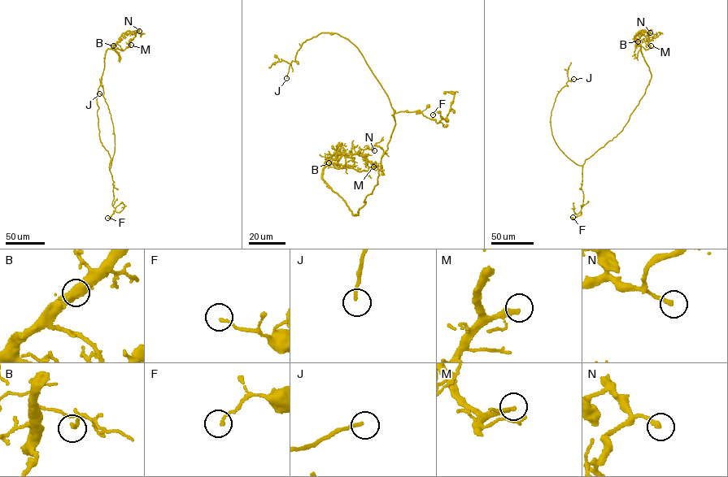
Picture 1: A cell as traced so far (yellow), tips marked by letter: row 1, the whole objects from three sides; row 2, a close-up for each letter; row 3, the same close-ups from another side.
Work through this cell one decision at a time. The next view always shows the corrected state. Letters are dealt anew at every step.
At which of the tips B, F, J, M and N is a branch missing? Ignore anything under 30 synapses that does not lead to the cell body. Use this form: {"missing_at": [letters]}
{"missing_at": ["J", "M"]}

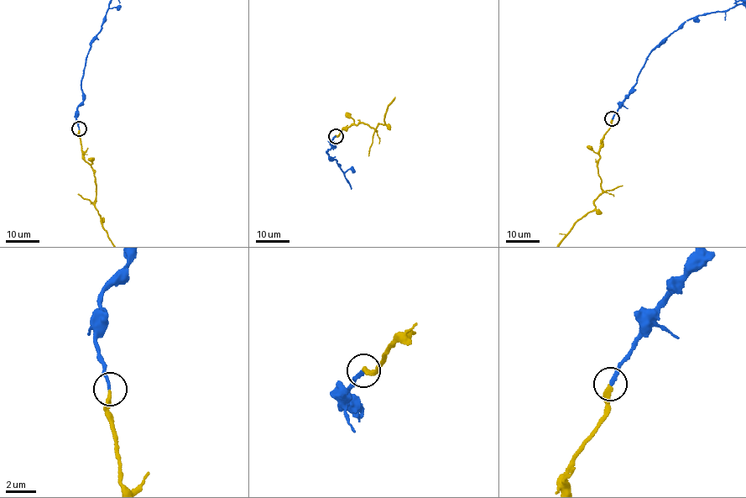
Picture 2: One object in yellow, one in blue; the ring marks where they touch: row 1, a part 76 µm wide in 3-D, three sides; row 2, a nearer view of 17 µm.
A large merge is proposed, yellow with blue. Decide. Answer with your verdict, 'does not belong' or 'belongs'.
belongs

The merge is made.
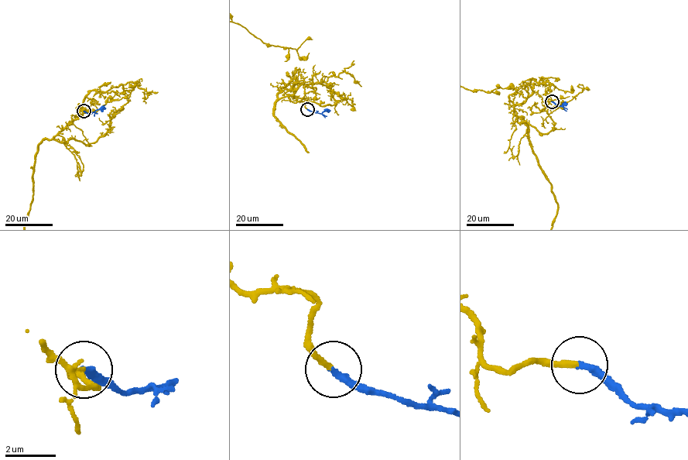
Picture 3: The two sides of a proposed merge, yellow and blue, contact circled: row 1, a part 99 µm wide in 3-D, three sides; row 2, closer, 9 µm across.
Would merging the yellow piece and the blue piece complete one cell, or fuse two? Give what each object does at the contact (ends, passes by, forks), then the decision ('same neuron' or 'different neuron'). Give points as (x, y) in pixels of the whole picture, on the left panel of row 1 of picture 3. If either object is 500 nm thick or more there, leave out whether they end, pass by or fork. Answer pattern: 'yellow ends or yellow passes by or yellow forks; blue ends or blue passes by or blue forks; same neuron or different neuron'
yellow ends; blue ends; same neuron

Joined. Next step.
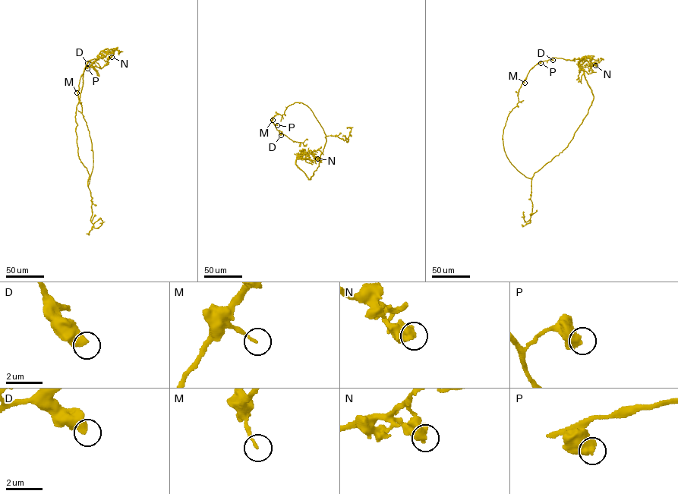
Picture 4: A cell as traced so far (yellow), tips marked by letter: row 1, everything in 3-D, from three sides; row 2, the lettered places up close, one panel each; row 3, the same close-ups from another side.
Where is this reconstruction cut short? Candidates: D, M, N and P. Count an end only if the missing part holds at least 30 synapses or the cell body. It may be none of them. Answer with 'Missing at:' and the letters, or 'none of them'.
Missing at: N

